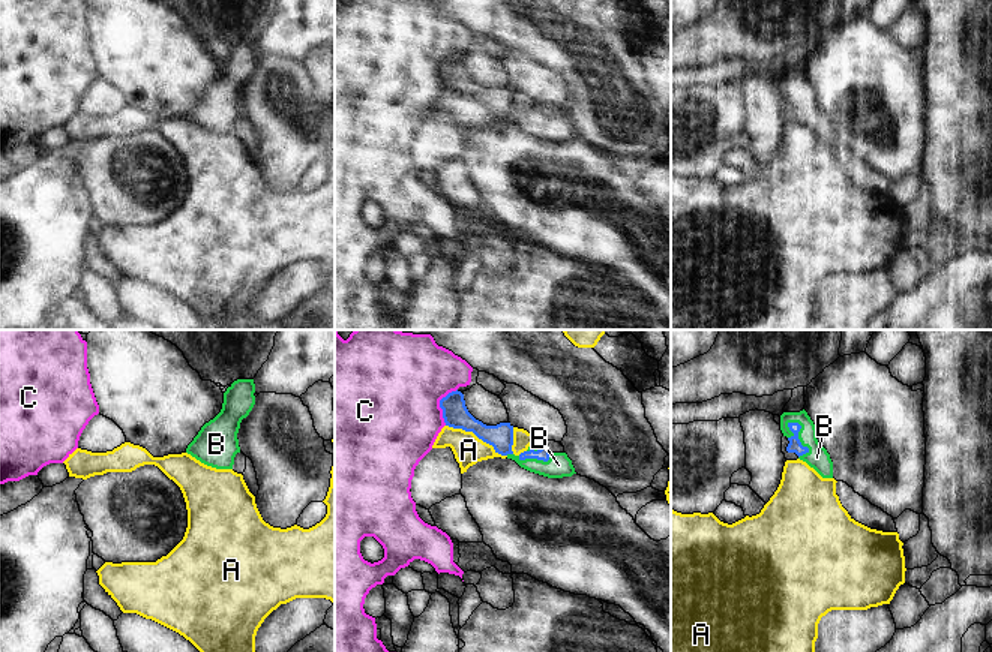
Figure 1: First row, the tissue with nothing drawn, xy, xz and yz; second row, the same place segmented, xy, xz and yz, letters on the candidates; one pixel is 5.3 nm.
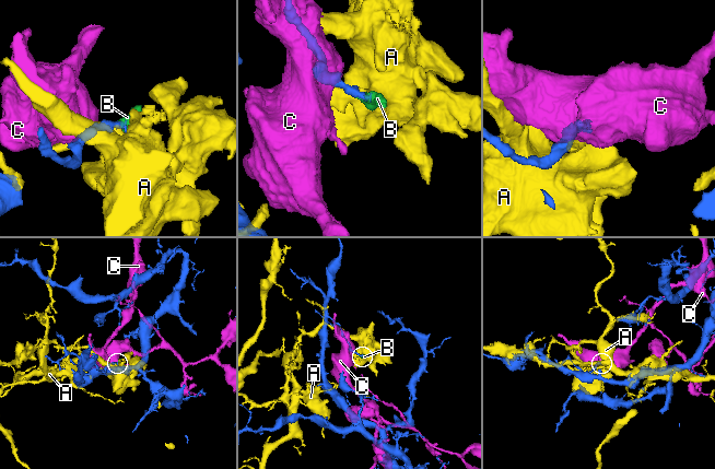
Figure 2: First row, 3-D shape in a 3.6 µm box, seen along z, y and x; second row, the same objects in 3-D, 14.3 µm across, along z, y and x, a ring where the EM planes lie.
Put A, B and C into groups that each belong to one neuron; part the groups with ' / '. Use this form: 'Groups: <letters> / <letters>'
Groups: A / B / C.

